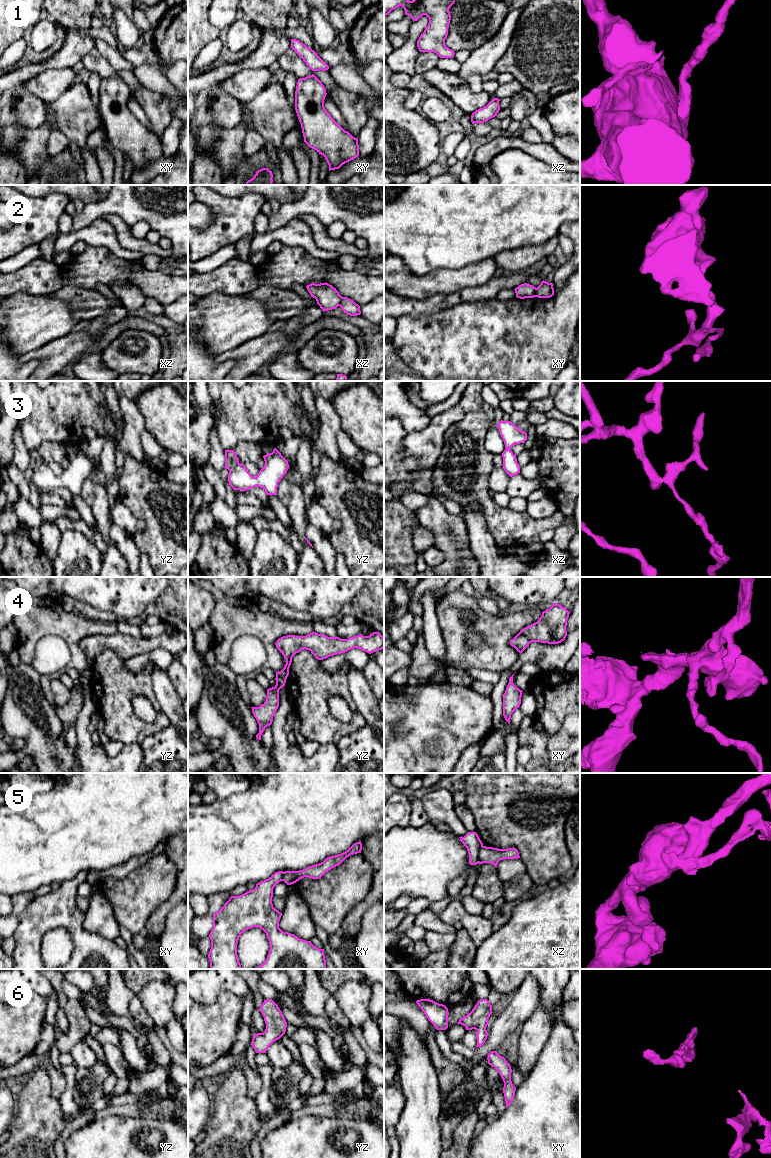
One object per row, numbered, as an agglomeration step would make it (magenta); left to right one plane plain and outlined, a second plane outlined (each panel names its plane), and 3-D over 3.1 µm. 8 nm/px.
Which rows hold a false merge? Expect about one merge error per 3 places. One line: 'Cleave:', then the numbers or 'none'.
Cleave: 2, 5

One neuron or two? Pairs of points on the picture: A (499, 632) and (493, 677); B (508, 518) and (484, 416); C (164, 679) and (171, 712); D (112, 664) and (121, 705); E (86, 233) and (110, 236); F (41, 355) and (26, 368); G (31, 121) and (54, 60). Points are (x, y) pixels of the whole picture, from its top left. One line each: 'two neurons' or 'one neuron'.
A: two neurons
B: one neuron
C: one neuron
D: one neuron
E: one neuron
F: two neurons
G: one neuron

